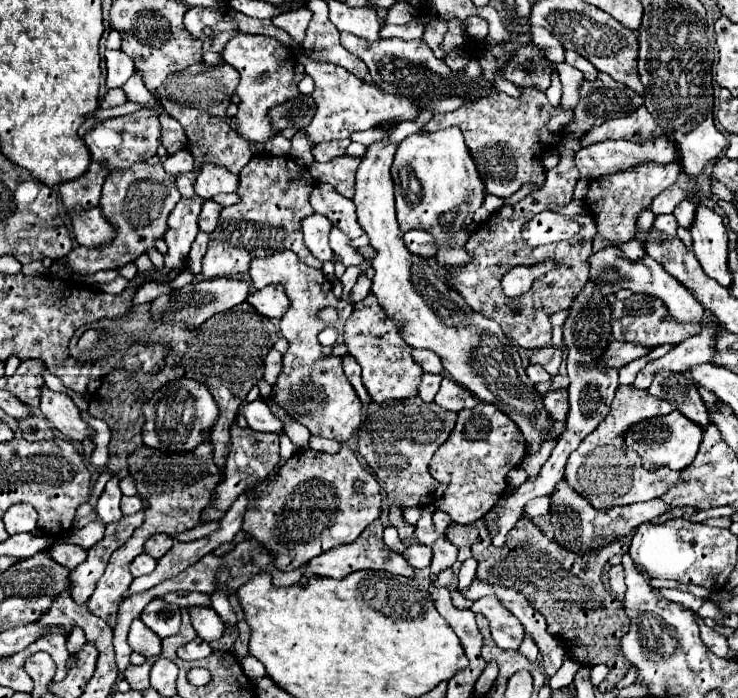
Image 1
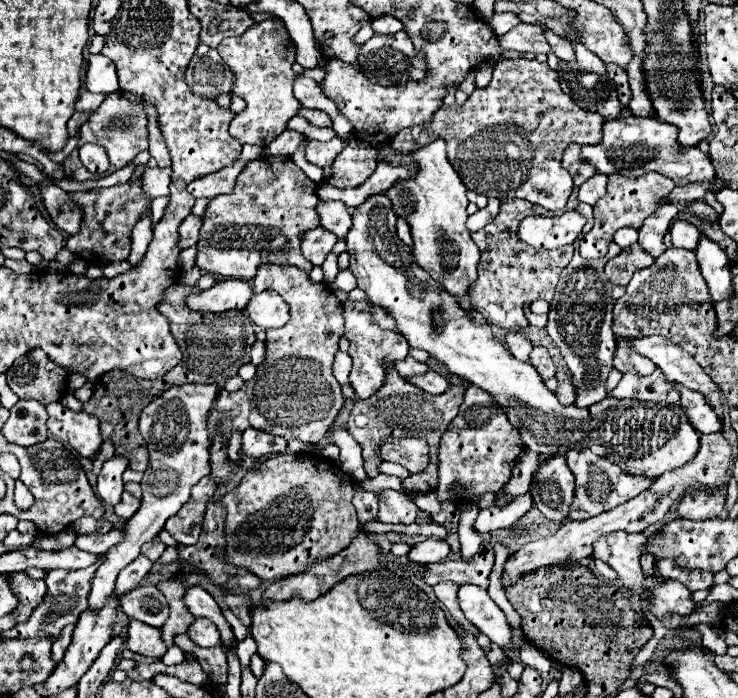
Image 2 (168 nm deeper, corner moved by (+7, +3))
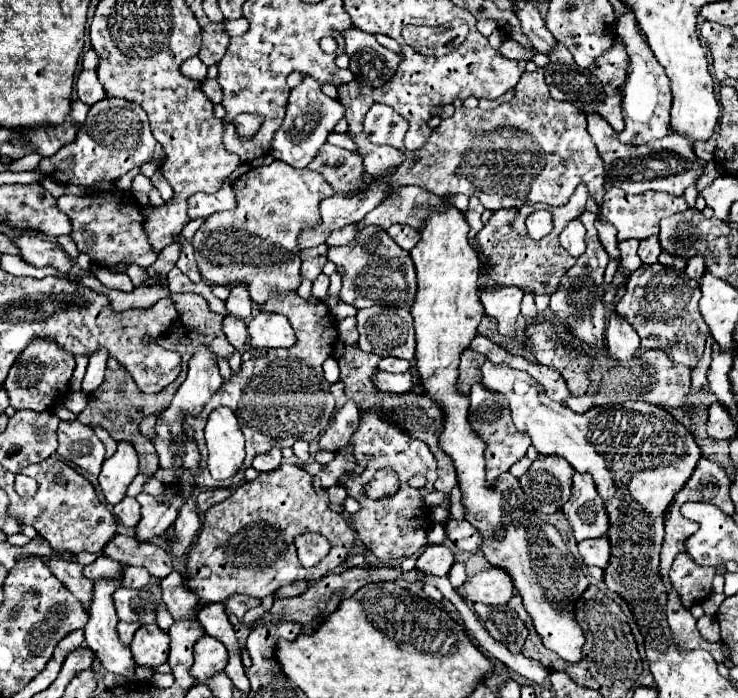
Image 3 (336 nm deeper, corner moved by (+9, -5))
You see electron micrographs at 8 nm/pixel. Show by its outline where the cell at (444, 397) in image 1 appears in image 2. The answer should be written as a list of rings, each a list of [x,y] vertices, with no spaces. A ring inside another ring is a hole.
[[[428,372],[426,376],[418,376],[414,380],[410,380],[412,384],[416,384],[418,388],[426,390],[428,394],[442,394],[442,392],[448,392],[452,388],[452,384],[438,372]]]

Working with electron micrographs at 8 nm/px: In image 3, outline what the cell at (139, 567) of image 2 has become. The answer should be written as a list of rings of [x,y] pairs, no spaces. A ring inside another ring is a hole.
[[[126,566],[124,568],[124,588],[144,588],[150,582],[150,574],[142,566]]]

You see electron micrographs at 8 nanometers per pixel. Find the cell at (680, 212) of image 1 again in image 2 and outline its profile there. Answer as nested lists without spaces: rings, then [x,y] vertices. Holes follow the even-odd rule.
[[[676,220],[670,228],[670,236],[672,236],[672,242],[676,248],[686,248],[686,250],[694,250],[694,244],[698,242],[698,236],[700,236],[700,230],[686,222],[686,220]]]

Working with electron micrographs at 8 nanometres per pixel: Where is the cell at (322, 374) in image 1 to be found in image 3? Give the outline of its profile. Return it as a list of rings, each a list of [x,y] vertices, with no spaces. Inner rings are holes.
[[[296,292],[284,296],[272,296],[268,304],[260,306],[260,310],[284,314],[298,336],[296,346],[288,350],[268,350],[266,358],[248,360],[242,364],[240,374],[232,374],[222,382],[220,390],[212,396],[210,402],[204,404],[198,416],[184,416],[184,434],[198,444],[200,450],[200,470],[194,478],[194,486],[198,488],[218,488],[228,484],[228,480],[214,480],[206,468],[206,443],[204,428],[212,410],[220,406],[228,406],[240,420],[242,432],[246,436],[246,464],[242,470],[250,468],[254,456],[268,452],[270,448],[292,446],[296,440],[312,442],[320,436],[324,428],[328,428],[336,406],[334,396],[330,394],[330,384],[324,378],[322,362],[332,356],[334,342],[338,338],[336,320],[316,298],[300,298]]]

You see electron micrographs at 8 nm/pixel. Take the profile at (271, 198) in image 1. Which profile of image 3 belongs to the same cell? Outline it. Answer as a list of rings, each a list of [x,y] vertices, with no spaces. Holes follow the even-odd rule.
[[[274,160],[268,166],[252,168],[248,174],[240,176],[234,184],[234,194],[238,200],[236,210],[218,212],[216,216],[210,216],[200,230],[196,232],[192,246],[196,254],[198,268],[202,272],[202,278],[208,284],[236,284],[236,282],[248,282],[252,300],[260,306],[268,302],[272,294],[286,294],[294,292],[300,282],[300,250],[296,248],[296,236],[302,228],[312,228],[320,224],[320,202],[328,196],[332,196],[332,188],[328,188],[328,182],[308,168],[292,168],[290,164]]]

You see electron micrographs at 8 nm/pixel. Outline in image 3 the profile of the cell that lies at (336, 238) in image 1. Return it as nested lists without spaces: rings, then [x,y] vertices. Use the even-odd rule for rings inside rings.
[[[320,274],[320,276],[314,280],[314,286],[312,286],[312,296],[314,296],[316,300],[324,300],[324,298],[328,296],[328,284],[330,284],[328,276],[326,276],[326,274]]]

